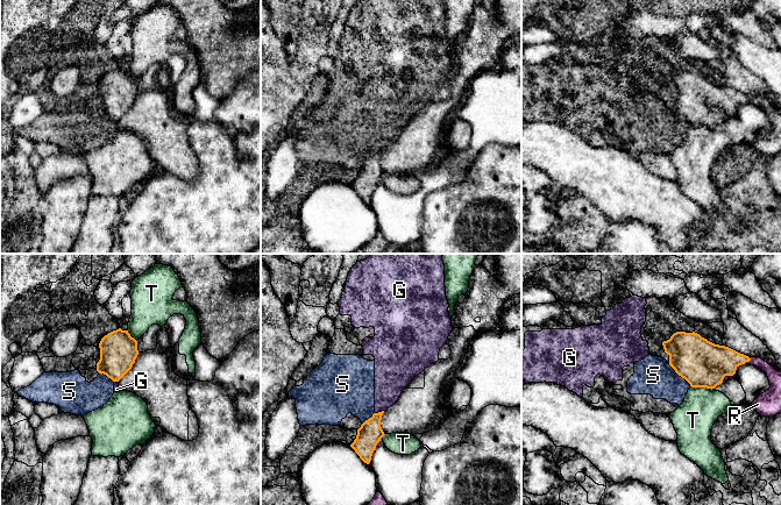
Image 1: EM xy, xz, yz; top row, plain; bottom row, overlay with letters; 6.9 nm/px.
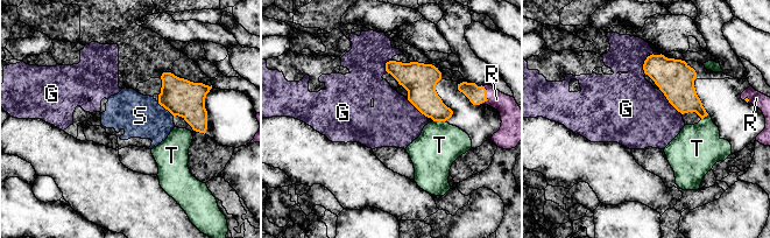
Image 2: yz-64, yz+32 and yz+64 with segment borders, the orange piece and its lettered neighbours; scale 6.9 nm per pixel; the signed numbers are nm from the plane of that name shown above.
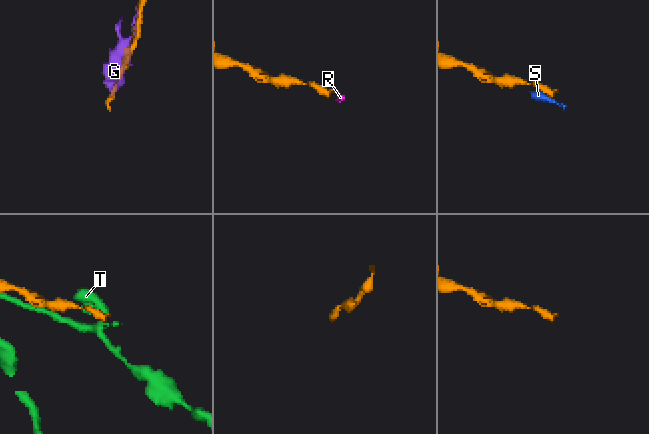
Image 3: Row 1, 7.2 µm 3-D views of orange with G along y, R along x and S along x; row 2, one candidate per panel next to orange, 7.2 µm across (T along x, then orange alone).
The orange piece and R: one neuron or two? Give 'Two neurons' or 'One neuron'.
One neuron

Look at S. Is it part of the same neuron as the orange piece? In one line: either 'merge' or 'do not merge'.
do not merge

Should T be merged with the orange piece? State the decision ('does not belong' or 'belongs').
does not belong

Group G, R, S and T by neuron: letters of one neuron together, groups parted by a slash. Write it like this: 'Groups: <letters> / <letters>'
Groups: G S / R / T

